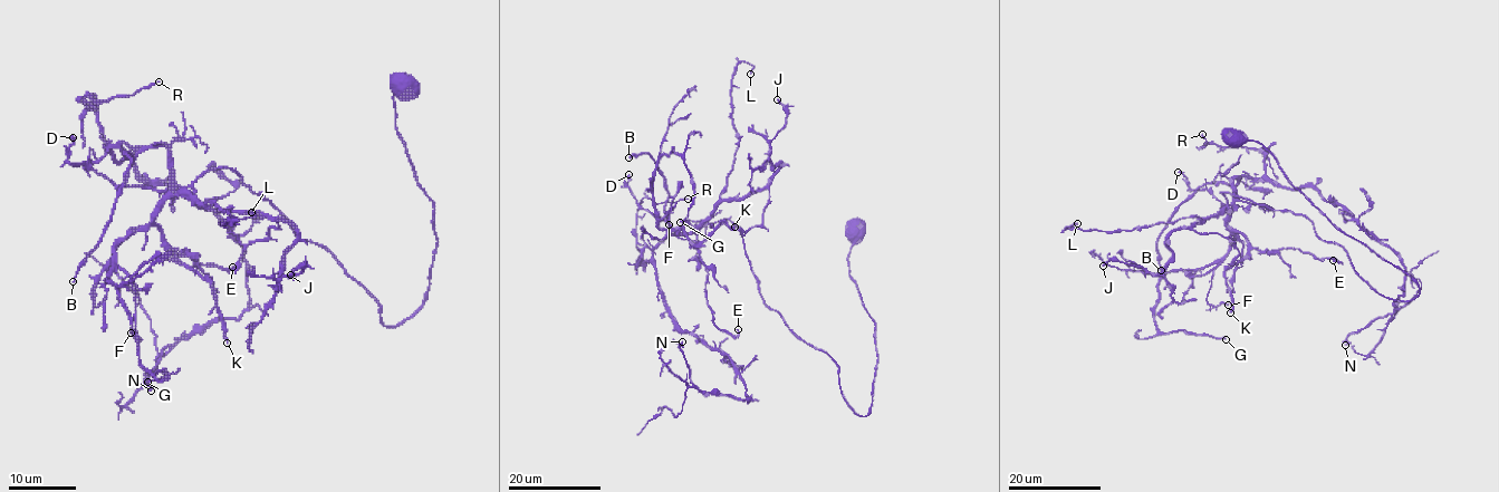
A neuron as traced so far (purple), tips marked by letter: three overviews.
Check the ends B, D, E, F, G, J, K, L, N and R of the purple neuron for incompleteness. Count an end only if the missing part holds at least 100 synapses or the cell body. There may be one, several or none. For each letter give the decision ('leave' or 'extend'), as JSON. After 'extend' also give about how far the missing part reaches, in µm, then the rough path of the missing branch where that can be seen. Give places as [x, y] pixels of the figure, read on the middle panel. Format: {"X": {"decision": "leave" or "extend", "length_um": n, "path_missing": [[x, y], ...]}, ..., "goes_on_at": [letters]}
{"B": {"decision": "leave"}, "D": {"decision": "leave"}, "E": {"decision": "leave"}, "F": {"decision": "leave"}, "G": {"decision": "leave"}, "J": {"decision": "leave"}, "K": {"decision": "leave"}, "L": {"decision": "leave"}, "N": {"decision": "leave"}, "R": {"decision": "leave"}, "goes_on_at": []}

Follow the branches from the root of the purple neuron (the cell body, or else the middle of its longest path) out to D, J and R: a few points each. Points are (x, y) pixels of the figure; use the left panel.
D: (407, 88), (395, 125), (438, 244), (424, 302), (393, 328), (236, 172), (115, 186), (67, 161), (73, 137)
J: (407, 88), (395, 125), (438, 244), (399, 326), (236, 172), (186, 189), (288, 221), (290, 275)
R: (407, 88), (438, 244), (388, 328), (236, 172), (180, 186), (164, 146), (106, 146), (85, 97), (159, 82)

